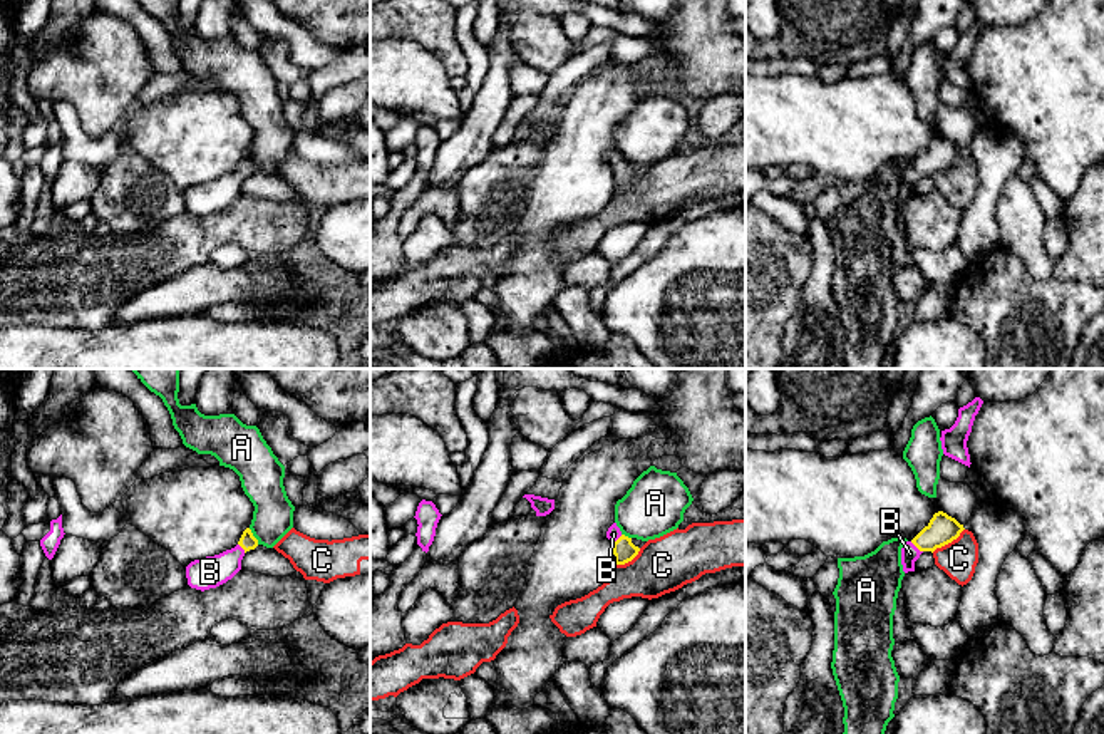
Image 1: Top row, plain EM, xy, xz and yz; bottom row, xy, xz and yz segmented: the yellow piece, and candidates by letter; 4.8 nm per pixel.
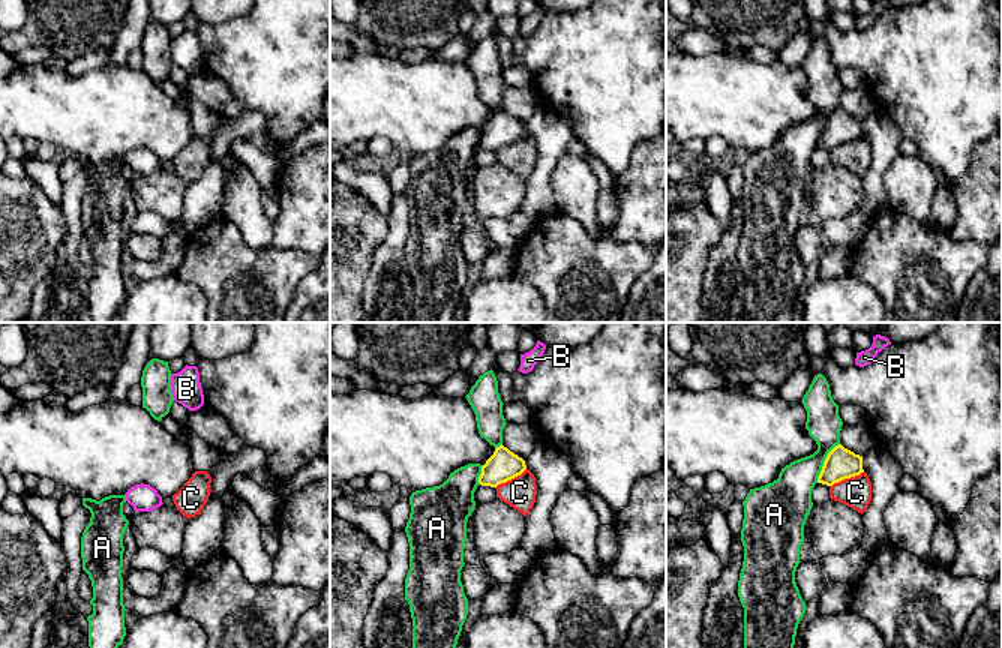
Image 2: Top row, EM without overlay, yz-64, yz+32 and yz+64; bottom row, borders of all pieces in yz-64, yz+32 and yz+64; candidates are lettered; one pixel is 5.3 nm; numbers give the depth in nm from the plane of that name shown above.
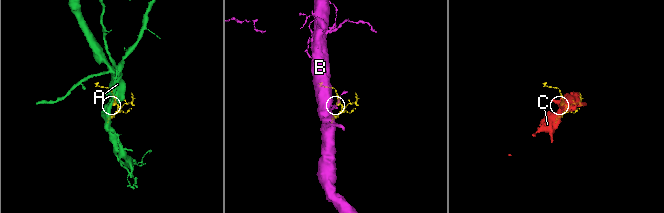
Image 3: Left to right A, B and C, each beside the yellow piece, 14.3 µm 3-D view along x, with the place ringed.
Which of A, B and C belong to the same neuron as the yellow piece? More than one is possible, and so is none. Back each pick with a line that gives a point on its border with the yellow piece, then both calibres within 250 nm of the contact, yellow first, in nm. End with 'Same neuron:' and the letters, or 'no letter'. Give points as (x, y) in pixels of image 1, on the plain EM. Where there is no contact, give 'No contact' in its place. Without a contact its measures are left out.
B: Touches yellow at yz (917, 171). Thickness 140 nm (yellow) against 90 nm
Same neuron: B

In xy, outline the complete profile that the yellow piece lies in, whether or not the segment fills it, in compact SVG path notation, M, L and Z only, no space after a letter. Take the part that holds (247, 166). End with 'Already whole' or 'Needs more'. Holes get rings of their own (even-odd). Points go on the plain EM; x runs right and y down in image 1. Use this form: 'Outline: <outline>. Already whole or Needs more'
Outline: M246 152L235 173L191 186L186 191L188 209L204 216L226 208L241 194L245 178L256 171L258 164L253 161L251 154Z. Needs more

